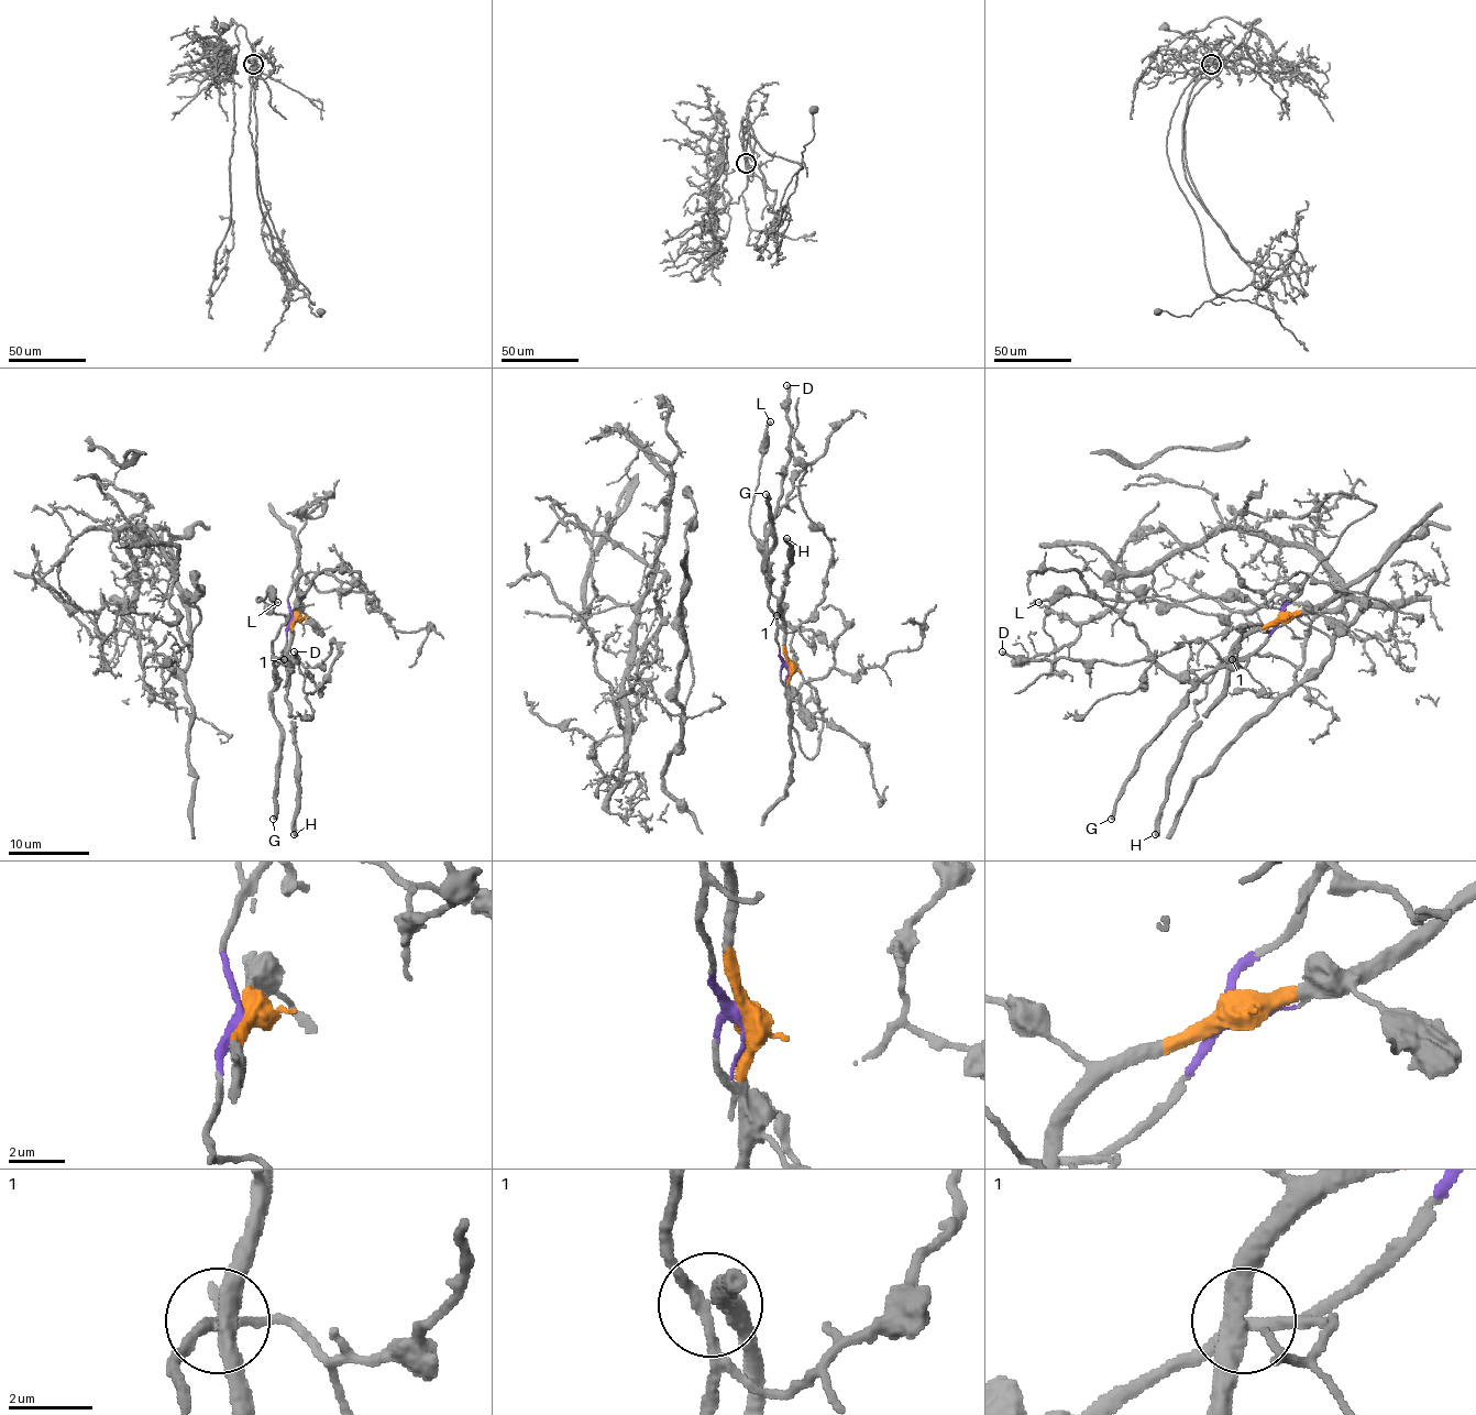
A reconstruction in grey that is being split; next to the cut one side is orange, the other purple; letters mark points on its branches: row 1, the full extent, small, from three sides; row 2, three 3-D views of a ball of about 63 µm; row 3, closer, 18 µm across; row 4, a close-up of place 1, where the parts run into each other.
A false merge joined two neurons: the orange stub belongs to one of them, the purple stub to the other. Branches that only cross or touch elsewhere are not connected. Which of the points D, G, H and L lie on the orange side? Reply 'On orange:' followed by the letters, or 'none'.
On orange: H, L

